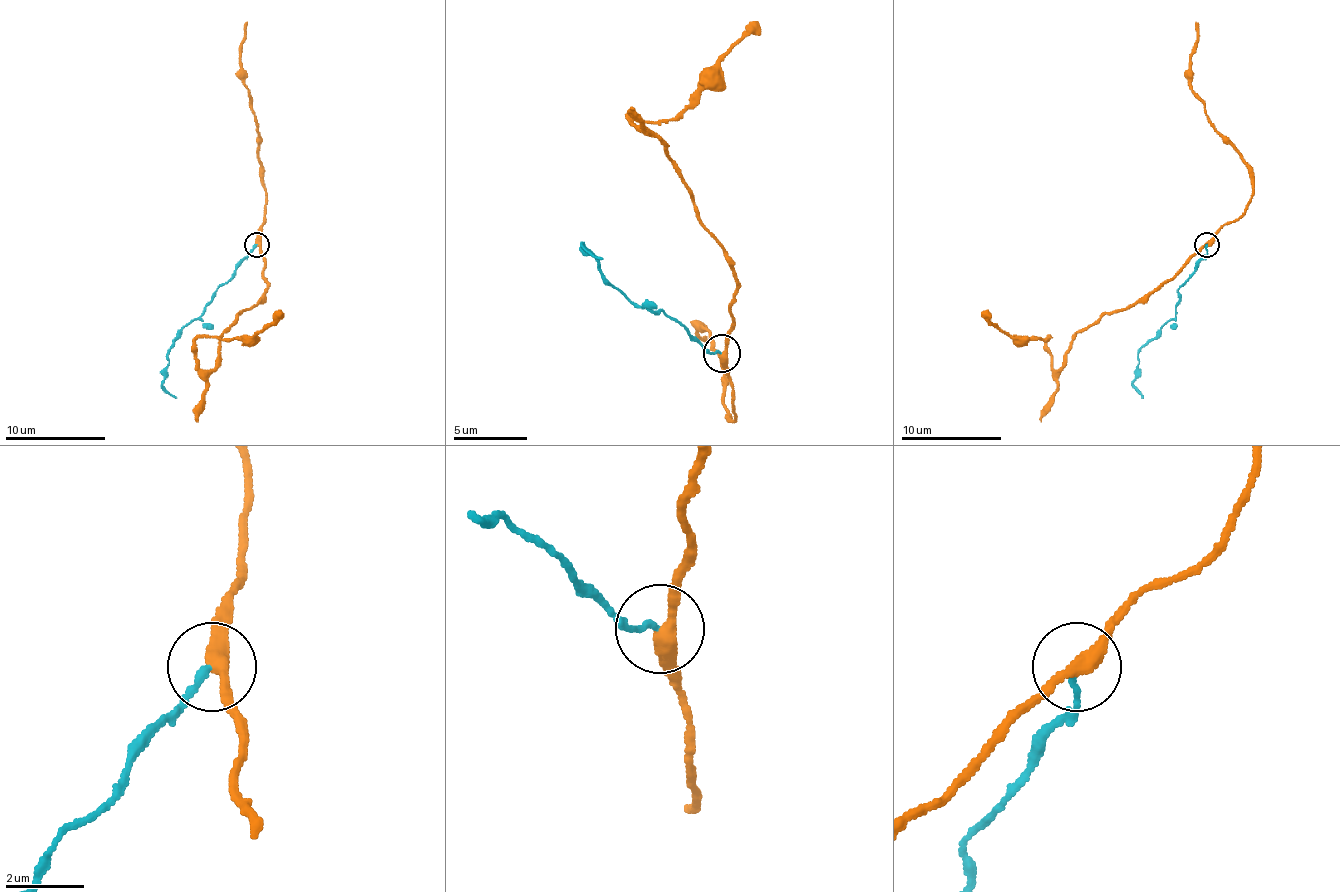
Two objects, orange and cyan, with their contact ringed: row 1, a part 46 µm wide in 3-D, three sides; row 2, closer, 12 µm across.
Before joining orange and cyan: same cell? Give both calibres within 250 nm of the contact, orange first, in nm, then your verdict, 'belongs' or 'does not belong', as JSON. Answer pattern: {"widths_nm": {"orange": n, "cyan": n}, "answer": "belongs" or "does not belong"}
{"widths_nm": {"orange": 360, "cyan": 180}, "answer": "does not belong"}

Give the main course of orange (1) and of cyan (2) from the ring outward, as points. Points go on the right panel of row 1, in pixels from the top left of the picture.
1: (1207, 245), (1172, 277), (1082, 328), (1067, 363), (1056, 371), (1046, 345), (1049, 338), (1011, 338), (981, 313)
2: (1207, 245), (1195, 272), (1177, 290), (1172, 318), (1140, 350), (1137, 378), (1132, 383), (1142, 398)

